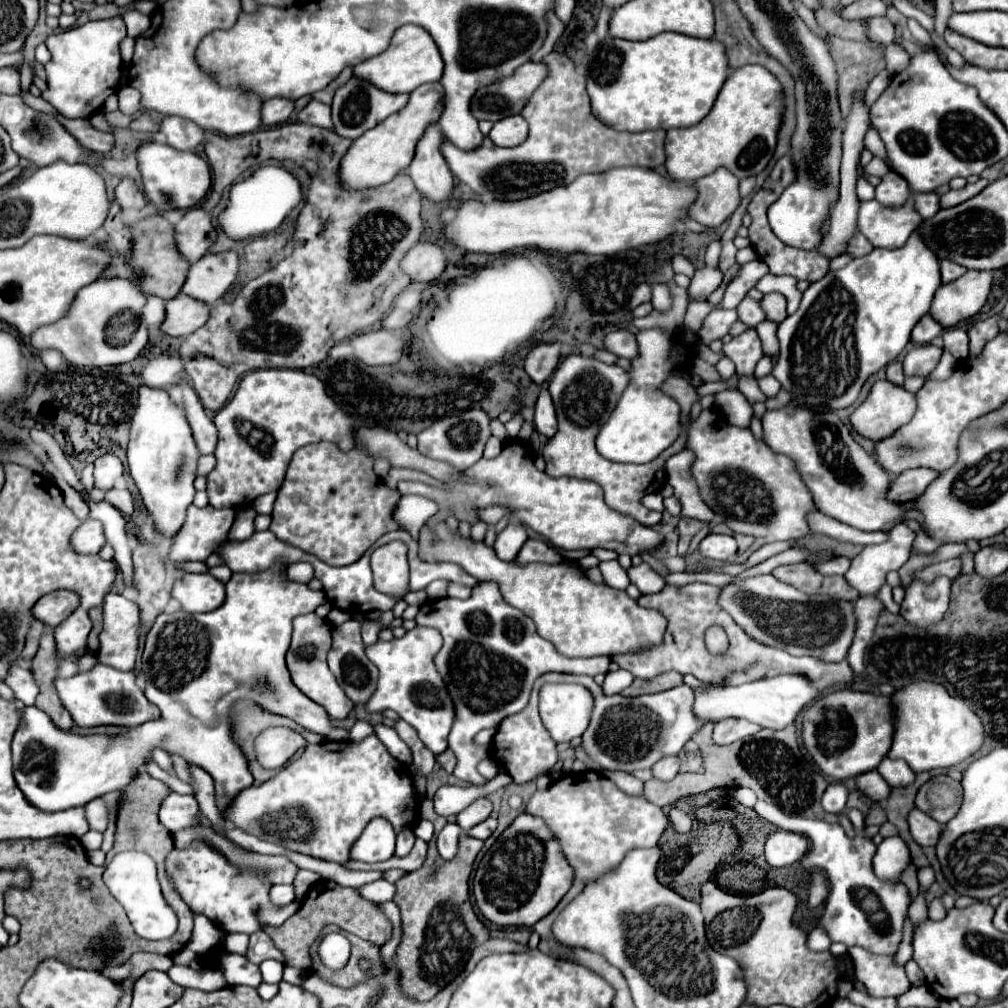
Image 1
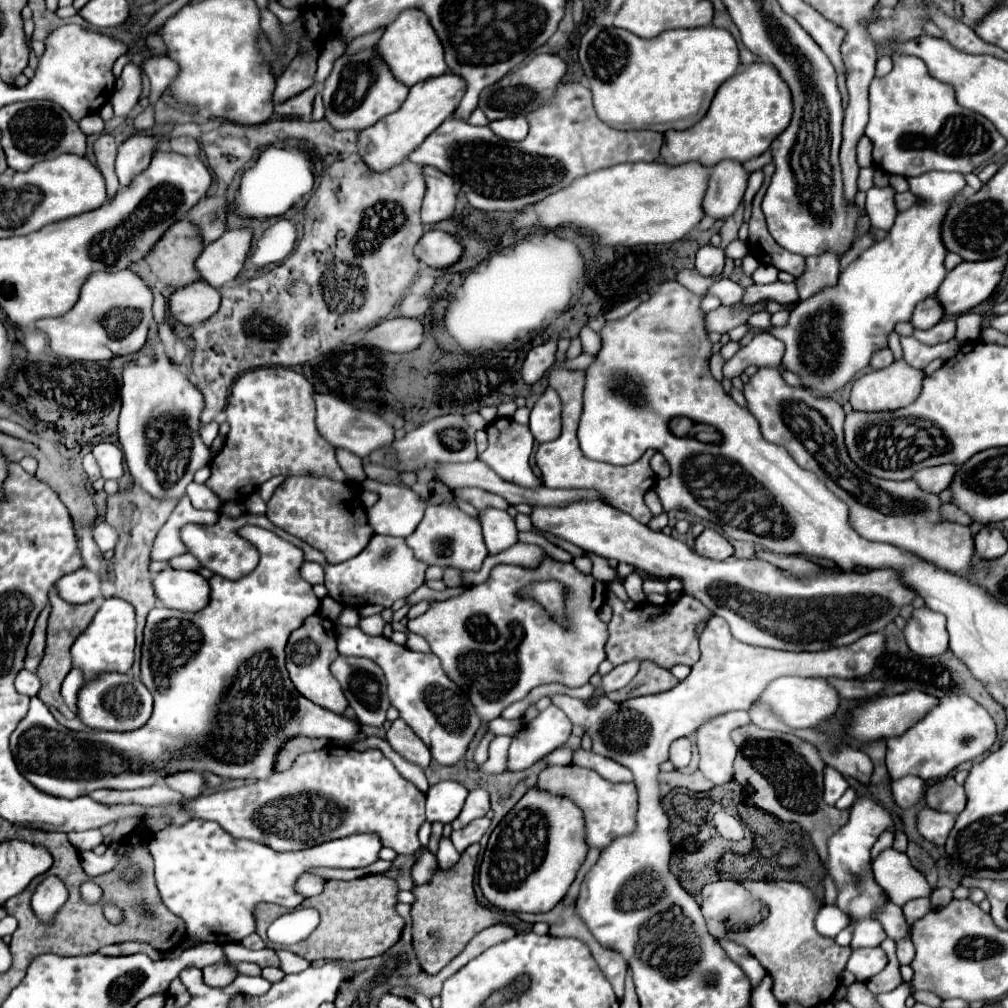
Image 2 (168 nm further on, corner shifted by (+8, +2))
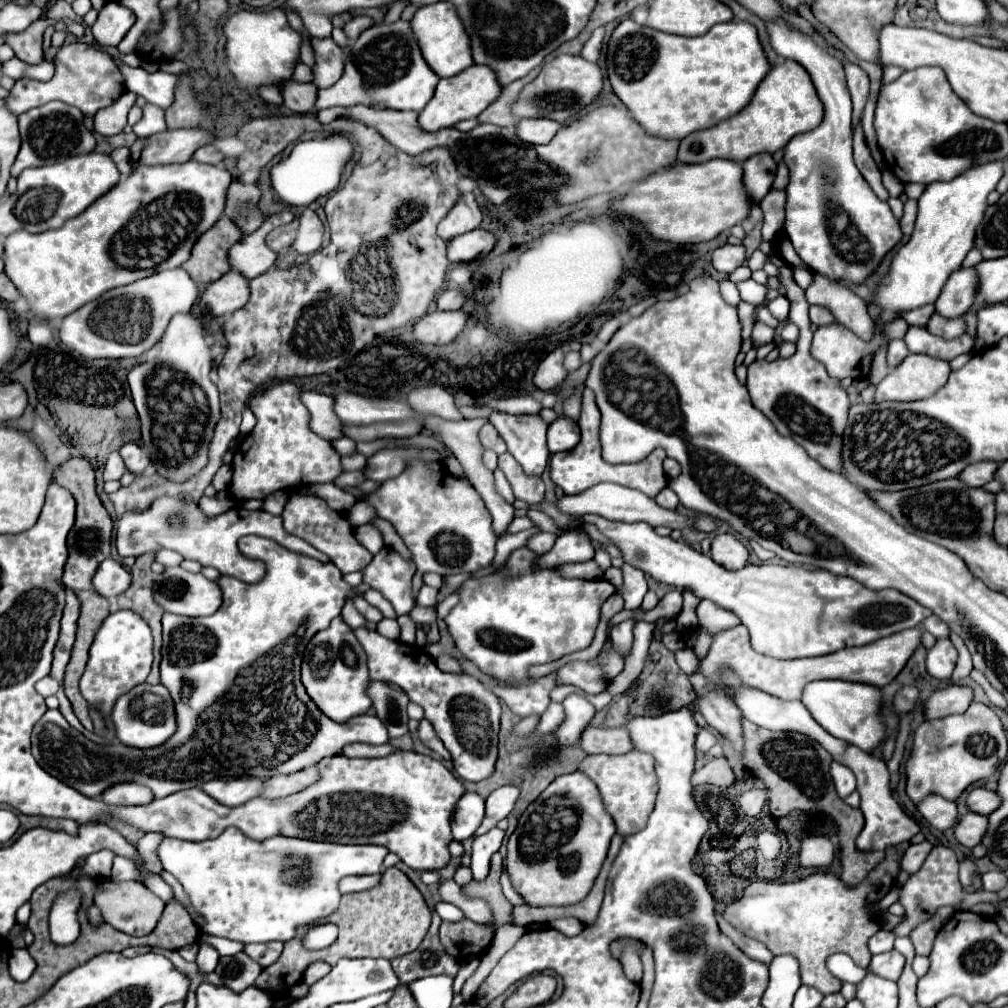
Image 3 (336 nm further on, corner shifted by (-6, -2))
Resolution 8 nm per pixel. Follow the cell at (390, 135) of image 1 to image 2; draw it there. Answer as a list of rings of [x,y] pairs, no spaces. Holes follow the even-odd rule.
[[[449,74],[429,78],[411,86],[405,104],[401,104],[397,112],[389,114],[387,118],[381,118],[377,124],[359,132],[357,150],[361,152],[361,160],[365,160],[365,164],[369,164],[369,168],[373,168],[375,172],[385,172],[401,164],[445,118],[453,114],[463,92],[465,82],[459,76]]]

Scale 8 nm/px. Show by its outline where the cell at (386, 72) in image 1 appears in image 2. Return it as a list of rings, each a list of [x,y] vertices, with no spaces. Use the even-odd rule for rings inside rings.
[[[405,10],[399,14],[399,18],[389,24],[377,44],[377,54],[381,54],[381,60],[389,64],[389,70],[401,84],[413,86],[417,82],[423,82],[433,76],[445,74],[445,60],[443,60],[443,46],[435,34],[435,30],[429,26],[427,16],[421,10]]]

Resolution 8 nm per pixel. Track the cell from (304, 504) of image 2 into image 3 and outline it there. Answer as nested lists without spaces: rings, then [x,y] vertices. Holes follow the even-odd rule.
[[[303,496],[303,498],[305,500],[289,500],[285,504],[285,510],[283,510],[283,528],[289,534],[295,534],[295,536],[307,540],[311,546],[315,546],[317,550],[321,550],[323,554],[327,554],[331,558],[331,562],[343,574],[363,570],[371,562],[373,556],[369,554],[369,550],[365,550],[353,538],[353,528],[349,526],[349,522],[345,520],[345,516],[339,514],[339,512],[331,512],[321,498],[315,498],[315,496]]]

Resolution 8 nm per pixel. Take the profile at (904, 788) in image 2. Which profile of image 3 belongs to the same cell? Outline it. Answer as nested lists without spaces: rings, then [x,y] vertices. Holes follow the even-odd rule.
[[[927,796],[923,802],[917,804],[919,812],[923,814],[923,818],[935,826],[937,830],[945,832],[949,828],[953,828],[959,820],[959,812],[957,812],[957,804],[951,802],[951,800],[945,800],[941,796]]]

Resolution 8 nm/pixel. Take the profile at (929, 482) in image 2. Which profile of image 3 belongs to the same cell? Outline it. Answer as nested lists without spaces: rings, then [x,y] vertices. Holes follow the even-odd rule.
[[[981,460],[979,464],[969,464],[957,478],[963,480],[967,486],[985,486],[995,478],[997,468],[999,468],[999,462]]]

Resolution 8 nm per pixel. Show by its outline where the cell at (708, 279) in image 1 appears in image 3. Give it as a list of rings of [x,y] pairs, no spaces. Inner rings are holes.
[[[725,244],[721,248],[717,248],[713,252],[713,266],[715,270],[719,272],[725,272],[725,274],[731,274],[735,268],[739,268],[741,264],[745,262],[745,246],[739,244],[739,246],[731,246],[731,244]]]

